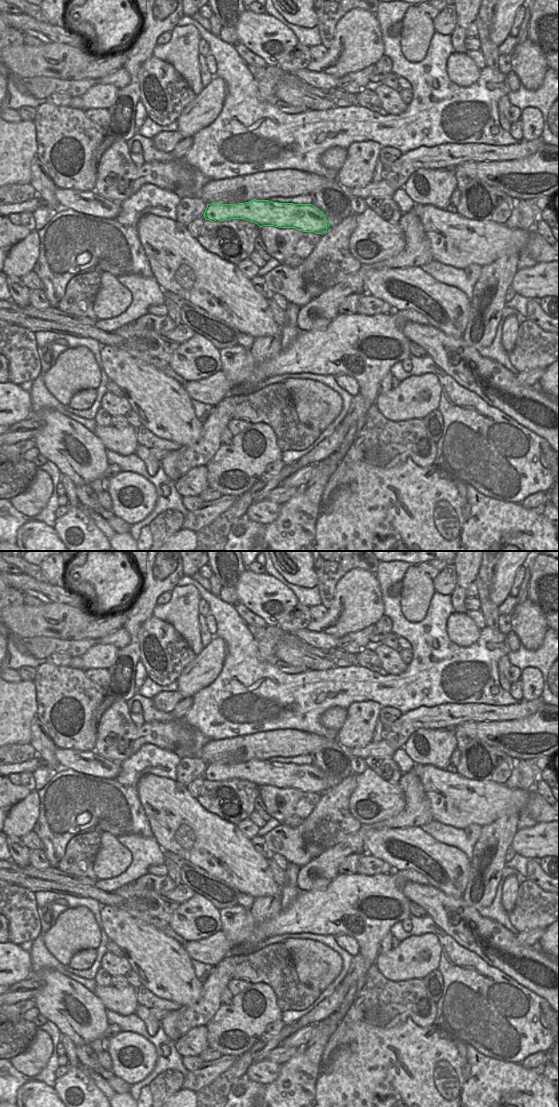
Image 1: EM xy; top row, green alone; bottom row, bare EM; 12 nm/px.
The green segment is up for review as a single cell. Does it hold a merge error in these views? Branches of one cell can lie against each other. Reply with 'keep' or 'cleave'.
keep

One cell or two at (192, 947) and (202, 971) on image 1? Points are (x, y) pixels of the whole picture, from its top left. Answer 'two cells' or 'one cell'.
two cells

